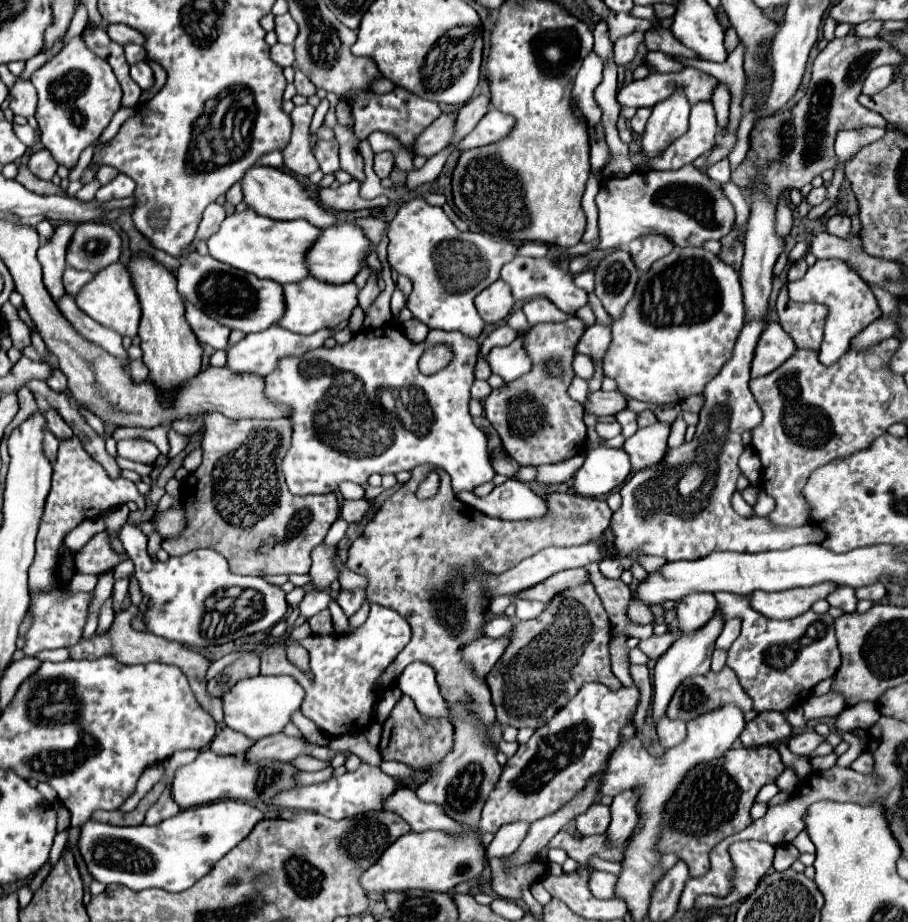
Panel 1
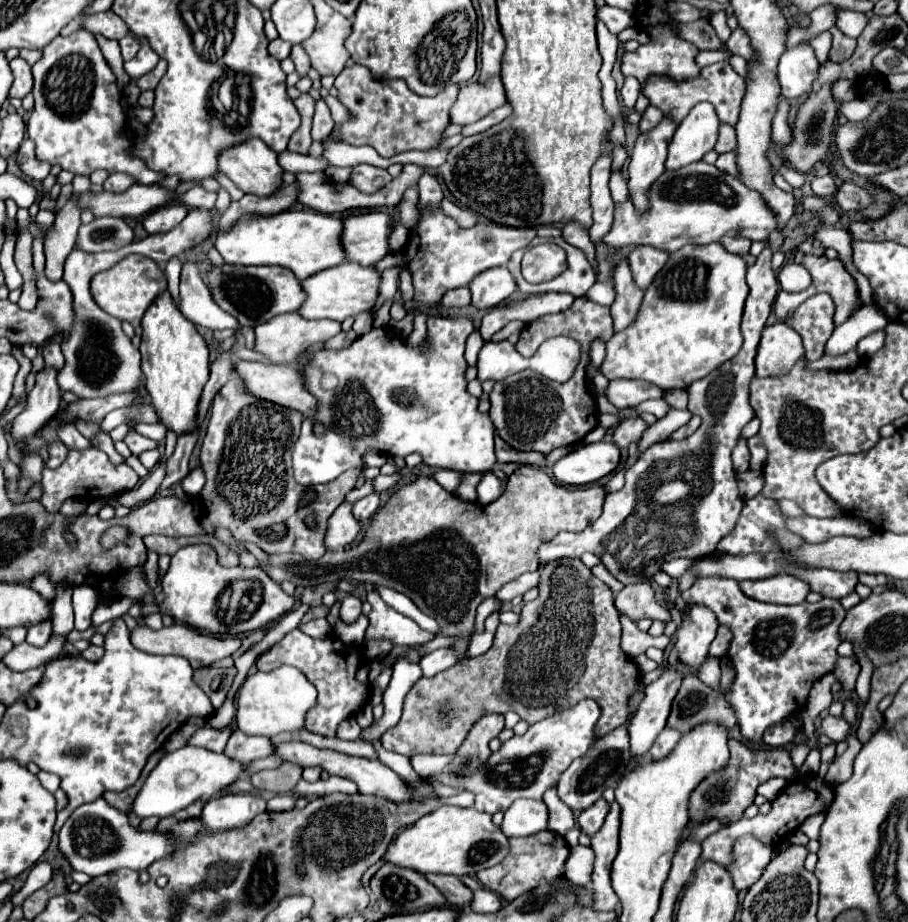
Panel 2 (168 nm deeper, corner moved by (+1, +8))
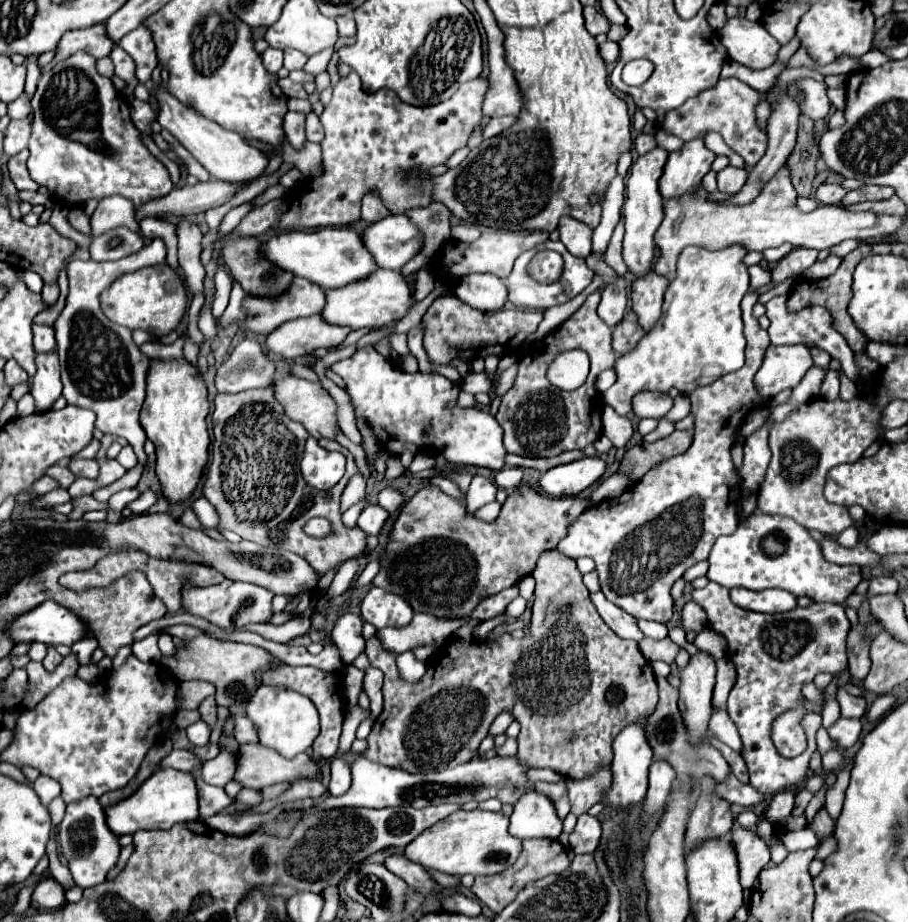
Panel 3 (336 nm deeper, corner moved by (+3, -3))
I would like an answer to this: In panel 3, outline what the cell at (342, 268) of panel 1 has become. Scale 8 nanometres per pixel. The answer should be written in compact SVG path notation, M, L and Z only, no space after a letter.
M389 215L369 225L361 237L381 269L401 269L421 249L421 231L405 215Z

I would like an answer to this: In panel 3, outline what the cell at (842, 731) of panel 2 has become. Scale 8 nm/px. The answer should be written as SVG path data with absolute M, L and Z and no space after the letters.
M841 717L833 727L827 729L831 741L839 747L839 749L849 749L855 745L855 741L859 739L861 733L861 721L859 719L845 719Z

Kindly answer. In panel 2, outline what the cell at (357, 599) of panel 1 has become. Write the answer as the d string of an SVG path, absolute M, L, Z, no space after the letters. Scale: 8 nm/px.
M347 594L341 600L341 620L345 624L353 624L361 616L361 600L353 594Z

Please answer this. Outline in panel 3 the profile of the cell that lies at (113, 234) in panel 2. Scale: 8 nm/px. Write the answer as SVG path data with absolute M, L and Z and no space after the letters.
M125 227L109 229L101 237L93 237L89 251L93 261L119 261L143 247L143 237Z

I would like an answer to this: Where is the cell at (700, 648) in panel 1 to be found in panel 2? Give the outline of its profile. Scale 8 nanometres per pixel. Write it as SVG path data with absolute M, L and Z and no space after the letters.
M683 662L667 668L659 680L651 682L645 688L645 698L639 702L627 726L633 756L645 756L653 746L655 738L659 736L659 732L665 728L671 702L683 680L679 674L683 668Z

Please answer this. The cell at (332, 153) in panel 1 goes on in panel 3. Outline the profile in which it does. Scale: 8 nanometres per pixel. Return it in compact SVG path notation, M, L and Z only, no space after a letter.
M314 112L306 115L306 139L310 142L320 143L324 138L324 130L319 118Z

